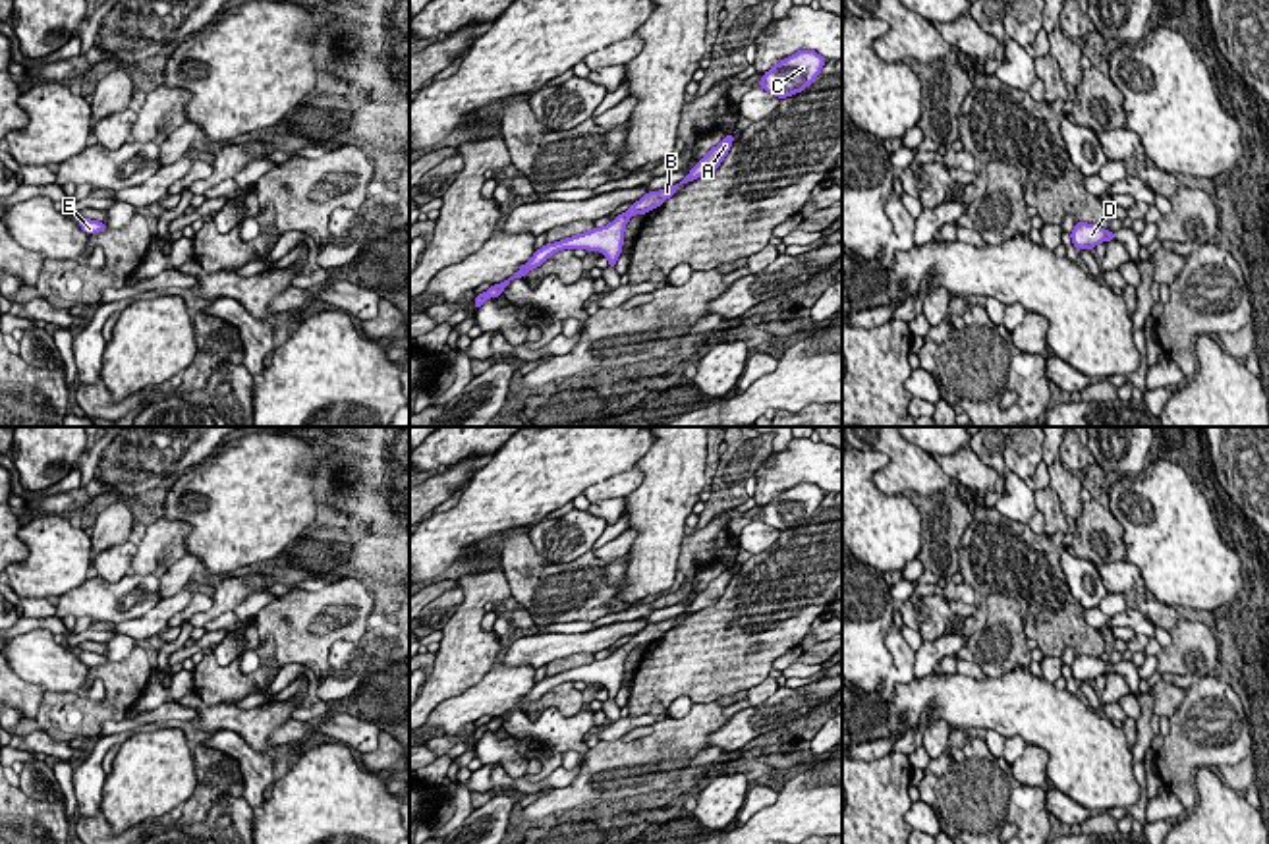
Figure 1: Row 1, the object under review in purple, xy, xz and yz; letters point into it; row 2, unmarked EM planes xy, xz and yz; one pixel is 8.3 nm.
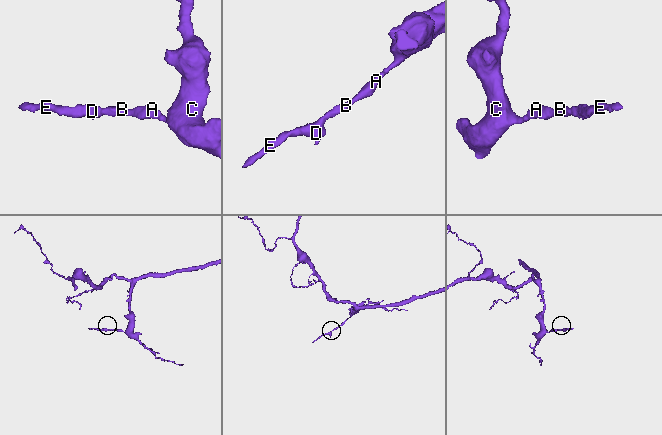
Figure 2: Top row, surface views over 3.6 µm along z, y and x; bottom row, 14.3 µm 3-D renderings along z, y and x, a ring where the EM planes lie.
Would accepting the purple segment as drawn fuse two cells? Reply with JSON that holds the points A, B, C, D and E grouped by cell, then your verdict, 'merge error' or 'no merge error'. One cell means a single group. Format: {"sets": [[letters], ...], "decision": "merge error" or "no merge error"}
{"sets": [["A", "B", "C", "D", "E"]], "decision": "no merge error"}

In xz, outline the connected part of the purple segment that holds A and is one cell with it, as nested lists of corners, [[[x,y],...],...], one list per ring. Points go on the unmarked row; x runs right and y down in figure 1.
[[[734,566],[726,568],[717,579],[713,579],[705,591],[701,591],[690,606],[676,618],[647,624],[639,633],[635,633],[626,645],[618,647],[612,655],[603,661],[593,661],[591,664],[583,664],[554,676],[545,676],[541,682],[533,686],[533,689],[520,699],[510,711],[500,717],[493,717],[487,724],[479,726],[473,734],[473,740],[479,742],[485,732],[502,728],[504,720],[514,713],[525,709],[531,701],[541,699],[549,689],[562,682],[587,682],[587,684],[601,684],[608,691],[608,701],[614,701],[622,678],[624,678],[624,662],[628,653],[641,645],[647,647],[655,639],[661,639],[666,632],[670,632],[682,616],[690,616],[701,608],[715,605],[724,589],[728,587]]]

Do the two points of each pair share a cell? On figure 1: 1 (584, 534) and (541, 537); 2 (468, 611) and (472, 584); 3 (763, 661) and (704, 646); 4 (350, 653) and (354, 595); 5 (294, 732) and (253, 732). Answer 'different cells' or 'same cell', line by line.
1: same cell
2: same cell
3: same cell
4: different cells
5: different cells

